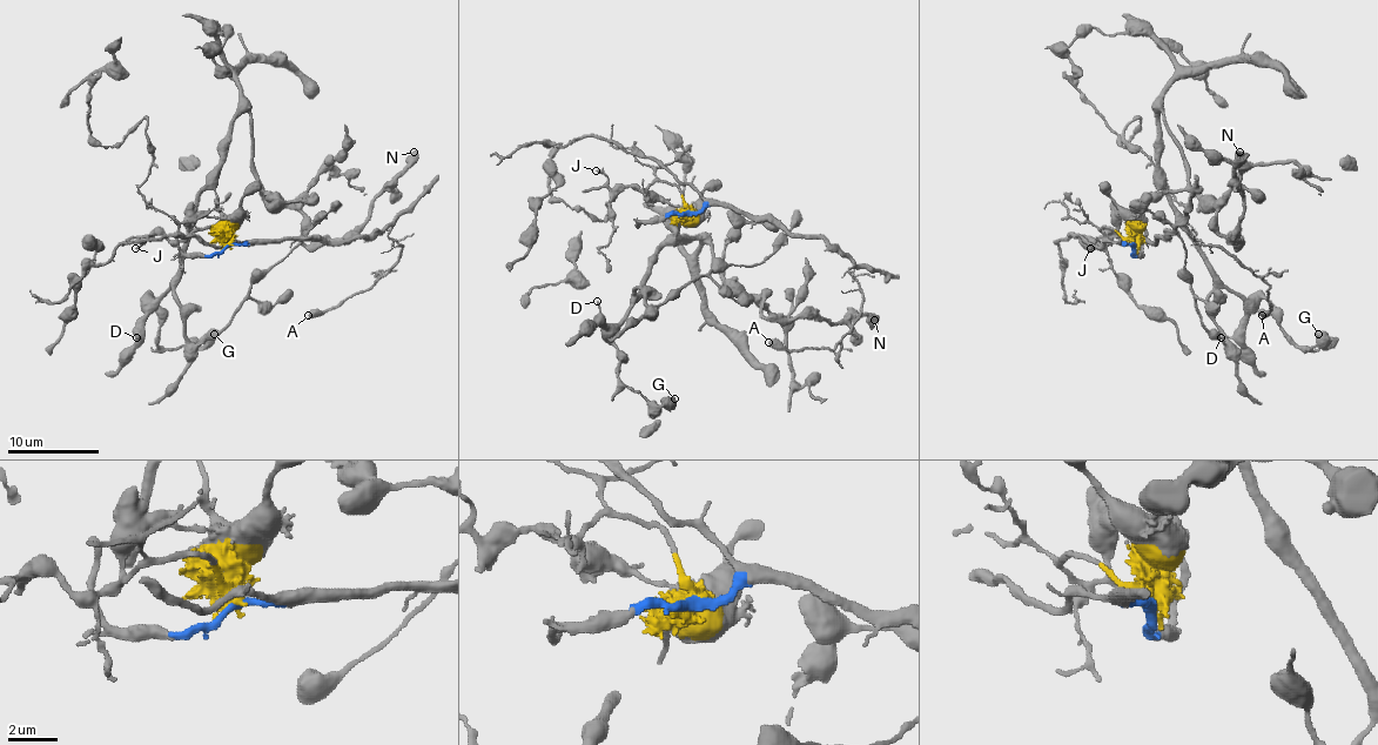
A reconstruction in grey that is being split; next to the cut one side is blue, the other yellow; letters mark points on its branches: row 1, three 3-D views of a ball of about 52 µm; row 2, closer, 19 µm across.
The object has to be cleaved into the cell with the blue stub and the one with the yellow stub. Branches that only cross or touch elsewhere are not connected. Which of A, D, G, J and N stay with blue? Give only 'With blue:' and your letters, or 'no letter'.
With blue: A

